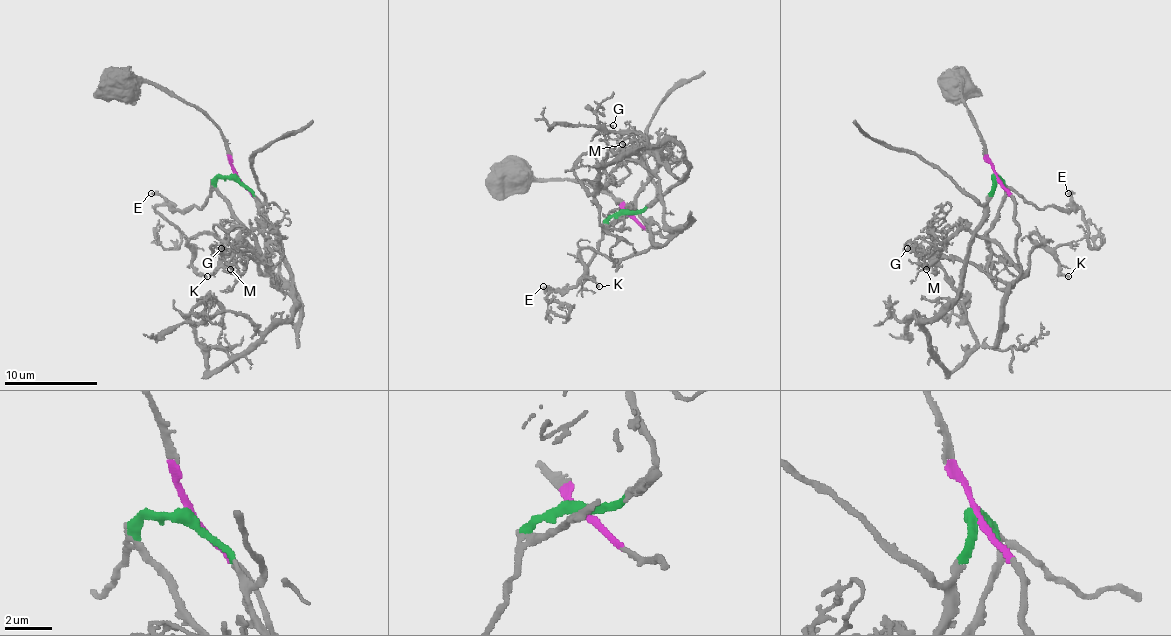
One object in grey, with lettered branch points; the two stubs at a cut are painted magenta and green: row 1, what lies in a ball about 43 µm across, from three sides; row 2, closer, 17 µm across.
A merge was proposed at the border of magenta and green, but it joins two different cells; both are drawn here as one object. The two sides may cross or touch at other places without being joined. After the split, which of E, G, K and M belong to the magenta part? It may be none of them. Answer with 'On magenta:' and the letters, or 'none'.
On magenta: G, K, M

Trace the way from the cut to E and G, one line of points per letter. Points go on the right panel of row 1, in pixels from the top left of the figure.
E: (997, 176), (1041, 209), (1069, 209), (1069, 193)
G: (997, 176), (1013, 202), (1020, 274), (1015, 279), (997, 281), (941, 251), (924, 253), (908, 249)

